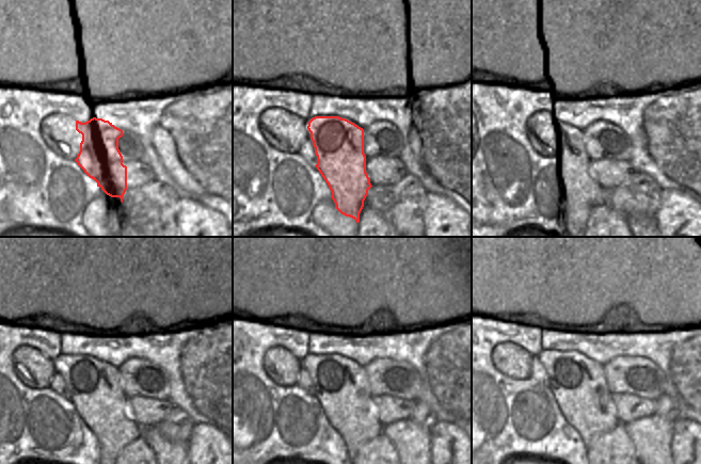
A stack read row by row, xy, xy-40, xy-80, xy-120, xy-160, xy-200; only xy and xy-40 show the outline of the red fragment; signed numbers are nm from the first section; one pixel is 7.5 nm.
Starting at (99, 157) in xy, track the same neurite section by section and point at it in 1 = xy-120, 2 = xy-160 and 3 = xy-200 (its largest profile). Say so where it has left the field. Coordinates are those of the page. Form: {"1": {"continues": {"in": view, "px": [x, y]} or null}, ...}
{"1": {"continues": {"in": "xy-120", "px": [96, 386]}}, "2": {"continues": {"in": "xy-160", "px": [340, 386]}}, "3": {"continues": {"in": "xy-200", "px": [577, 383]}}}

